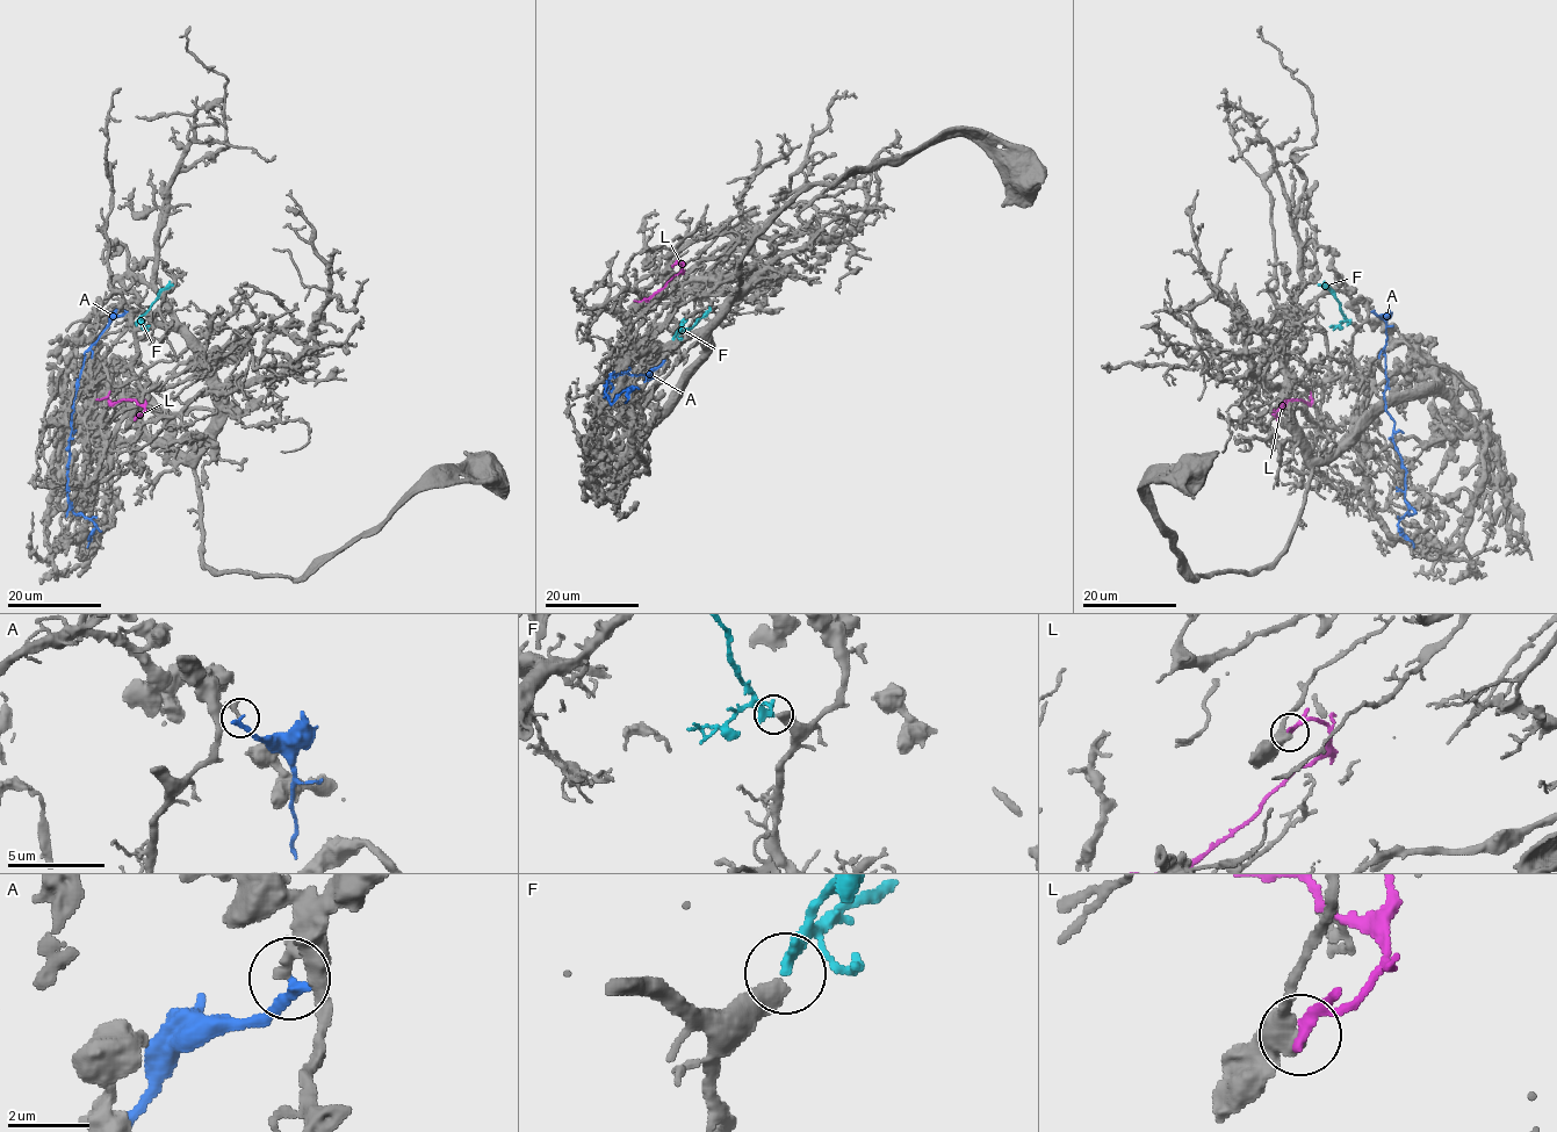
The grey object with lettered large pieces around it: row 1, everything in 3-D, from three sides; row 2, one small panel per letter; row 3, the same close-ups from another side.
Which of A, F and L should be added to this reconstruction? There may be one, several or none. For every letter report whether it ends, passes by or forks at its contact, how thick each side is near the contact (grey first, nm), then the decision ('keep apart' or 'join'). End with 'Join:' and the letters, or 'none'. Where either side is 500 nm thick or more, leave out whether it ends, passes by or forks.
A: it ends; calibres 240 and 300 nm; keep apart
F: it ends; calibres 460 and 360 nm; join
L: it ends; calibres 440 and 280 nm; keep apart
Join: F

